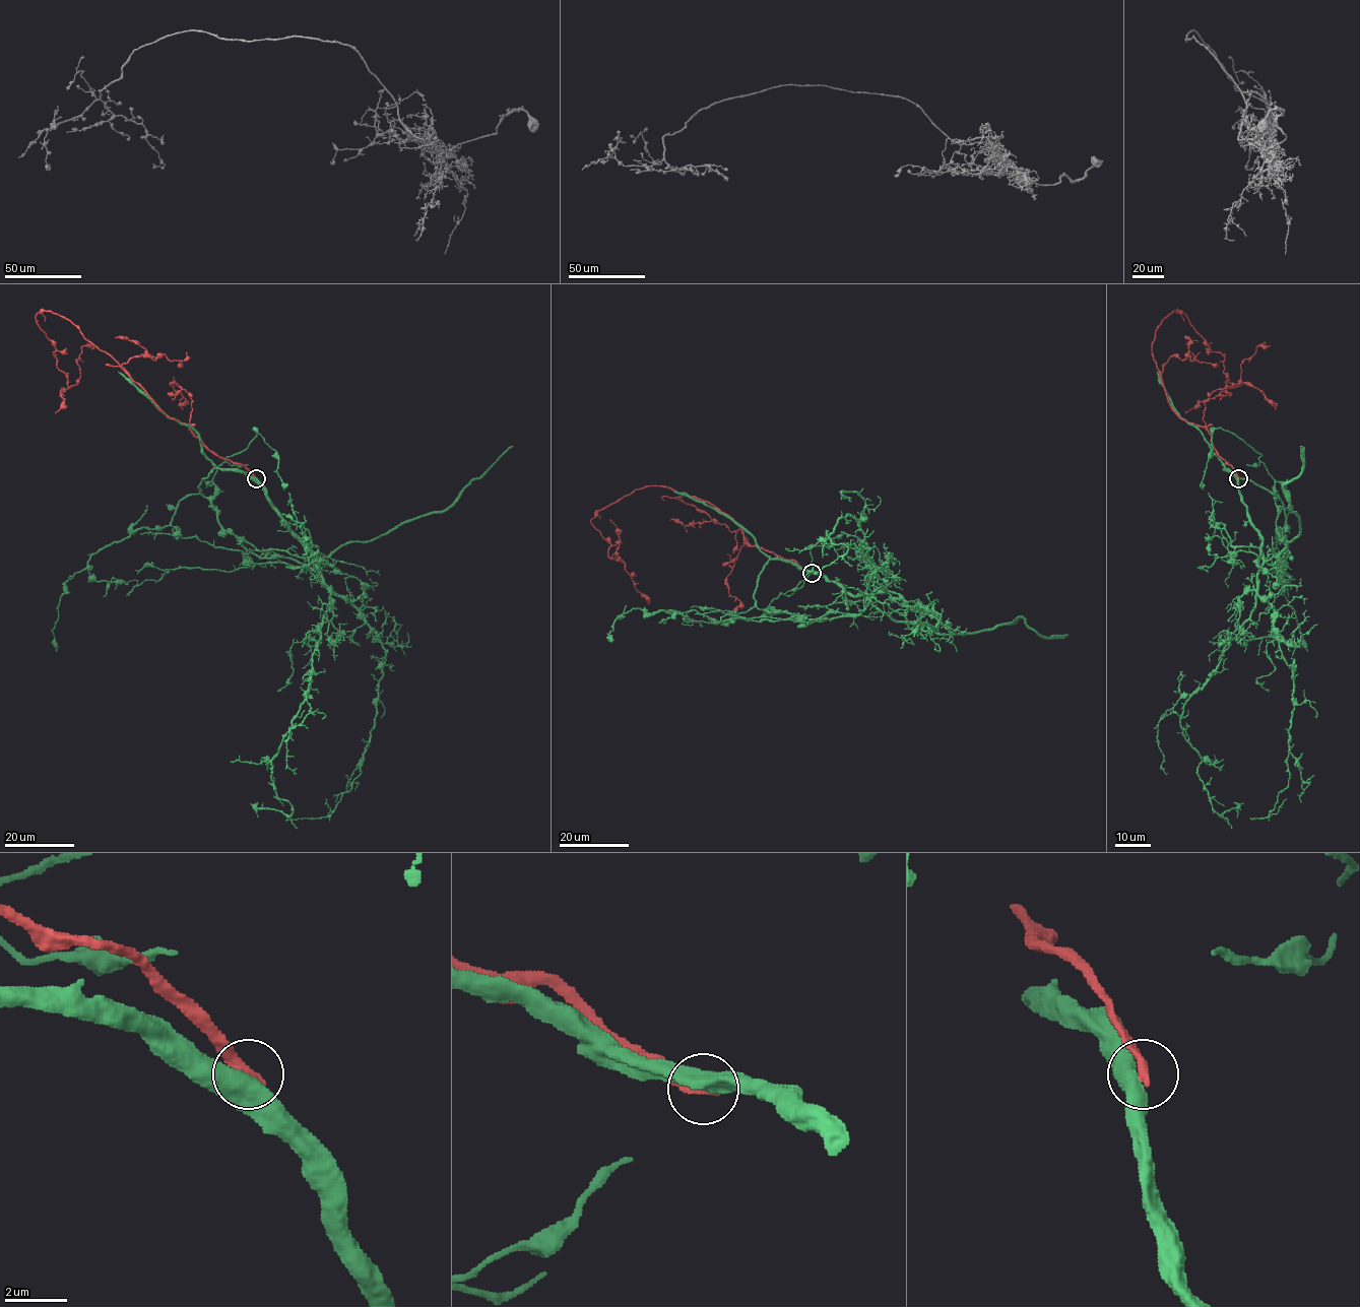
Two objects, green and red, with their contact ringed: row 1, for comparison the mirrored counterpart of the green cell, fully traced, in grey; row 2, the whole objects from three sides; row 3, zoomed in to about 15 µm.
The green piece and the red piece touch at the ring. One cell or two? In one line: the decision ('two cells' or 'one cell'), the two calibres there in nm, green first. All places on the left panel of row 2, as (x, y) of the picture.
two cells; 550 nm thick on the green side, 320 nm on the other

